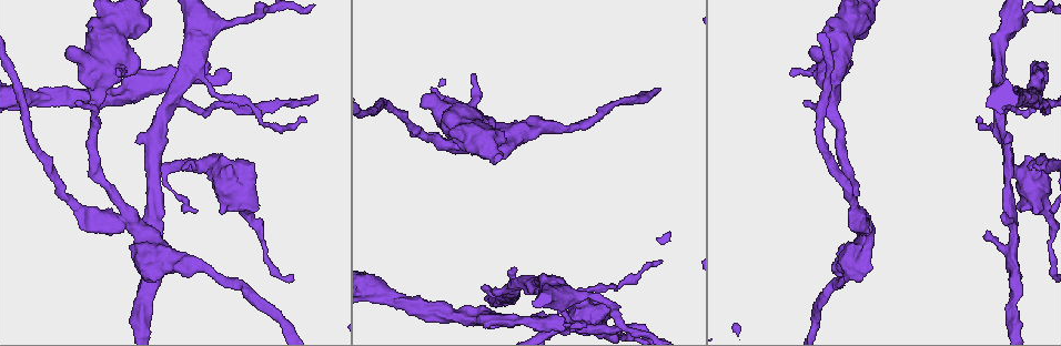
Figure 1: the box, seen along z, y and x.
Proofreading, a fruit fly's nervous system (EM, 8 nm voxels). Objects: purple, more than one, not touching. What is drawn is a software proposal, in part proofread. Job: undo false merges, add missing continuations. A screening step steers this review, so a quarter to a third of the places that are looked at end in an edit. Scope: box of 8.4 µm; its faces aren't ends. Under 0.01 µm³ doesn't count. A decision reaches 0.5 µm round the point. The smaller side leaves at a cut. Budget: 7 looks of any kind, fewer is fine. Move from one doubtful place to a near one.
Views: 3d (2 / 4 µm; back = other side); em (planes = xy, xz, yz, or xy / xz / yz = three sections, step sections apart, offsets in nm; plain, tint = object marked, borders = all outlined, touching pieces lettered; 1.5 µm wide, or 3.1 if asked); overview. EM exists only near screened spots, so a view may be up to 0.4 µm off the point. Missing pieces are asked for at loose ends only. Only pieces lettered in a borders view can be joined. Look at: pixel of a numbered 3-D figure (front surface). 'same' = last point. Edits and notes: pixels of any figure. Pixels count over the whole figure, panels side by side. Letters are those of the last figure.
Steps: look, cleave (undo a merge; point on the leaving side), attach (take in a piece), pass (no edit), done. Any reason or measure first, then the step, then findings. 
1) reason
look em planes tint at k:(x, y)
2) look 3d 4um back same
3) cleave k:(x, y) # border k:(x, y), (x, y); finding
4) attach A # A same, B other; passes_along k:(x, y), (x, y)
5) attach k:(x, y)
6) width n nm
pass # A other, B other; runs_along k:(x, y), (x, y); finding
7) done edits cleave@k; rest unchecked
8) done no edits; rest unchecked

free end
look 3d 4um at 1:(1029, 169)

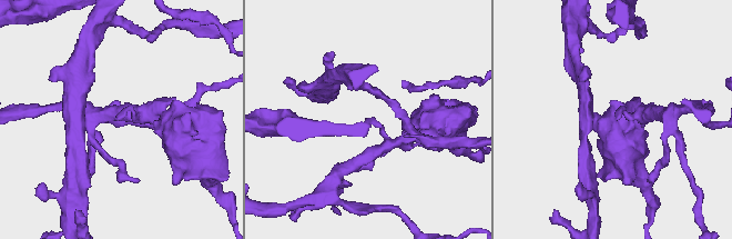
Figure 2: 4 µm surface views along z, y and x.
look em planes borders at 2:(115, 117)

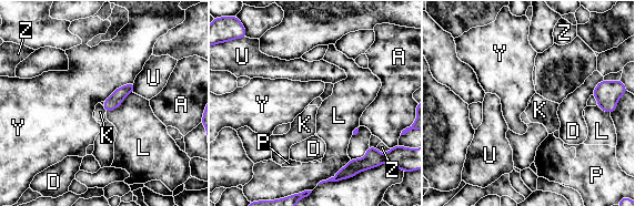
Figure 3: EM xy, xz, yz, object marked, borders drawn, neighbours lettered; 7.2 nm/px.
pass # A other, D other, K other, L other, P other, U other, Y other, Z other; no lettered piece goes on from it

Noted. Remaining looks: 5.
an open end
look 3d 4um at 1:(987, 233)

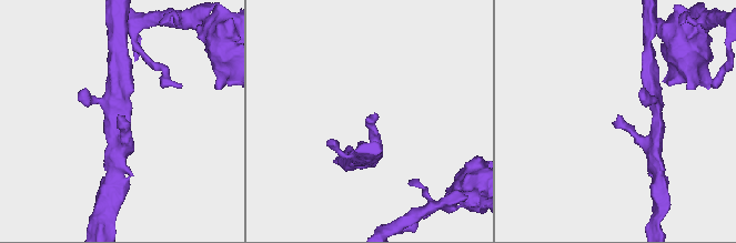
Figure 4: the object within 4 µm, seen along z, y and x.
need the tissue
look em planes borders at 4:(618, 116)

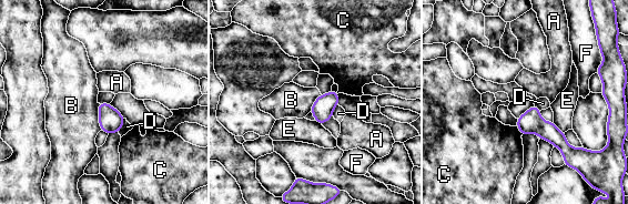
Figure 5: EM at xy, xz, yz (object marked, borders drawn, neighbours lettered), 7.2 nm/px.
pass # A other, B other, C other, D other, E other, F other; runs_along 5:(519, 121), (548, 131), (567, 156); none of them fits

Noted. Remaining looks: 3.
branch stops here
look em planes borders at 1:(118, 76)

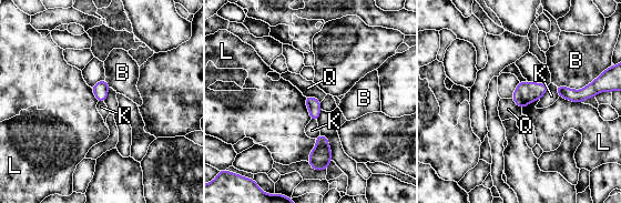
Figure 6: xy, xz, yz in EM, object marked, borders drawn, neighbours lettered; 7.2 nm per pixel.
longest_contact B 300 nm
pass # B other, K other, L other, Q other; border 6:(304, 97), (311, 119); none of them fits

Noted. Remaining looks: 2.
done no edits; rest unchecked

